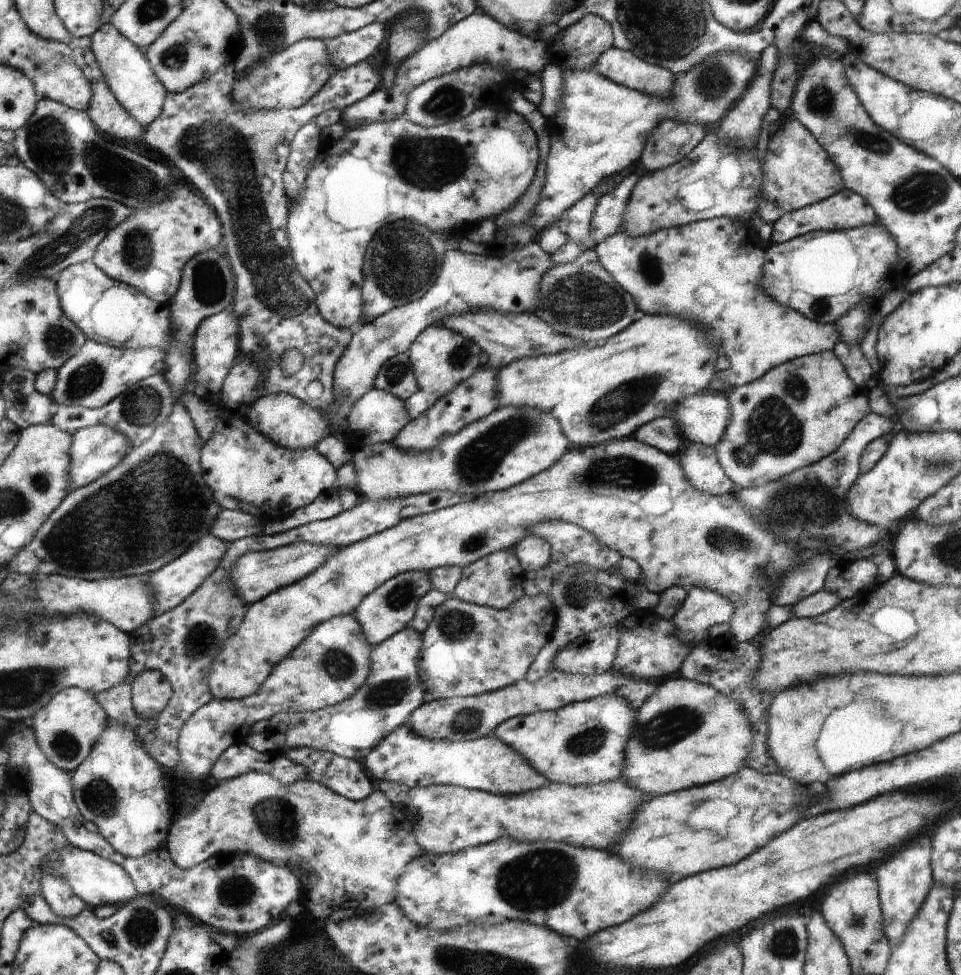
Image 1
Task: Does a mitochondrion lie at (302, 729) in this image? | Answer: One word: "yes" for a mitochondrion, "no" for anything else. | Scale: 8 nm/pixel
no

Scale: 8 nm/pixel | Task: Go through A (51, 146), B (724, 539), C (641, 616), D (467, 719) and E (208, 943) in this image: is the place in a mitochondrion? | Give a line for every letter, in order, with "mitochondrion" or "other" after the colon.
A: mitochondrion
B: mitochondrion
C: other
D: mitochondrion
E: other

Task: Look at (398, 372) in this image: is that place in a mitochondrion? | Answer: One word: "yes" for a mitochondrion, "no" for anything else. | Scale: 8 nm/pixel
yes

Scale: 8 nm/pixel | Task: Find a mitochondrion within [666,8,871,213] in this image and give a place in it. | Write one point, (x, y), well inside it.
(718, 80)

